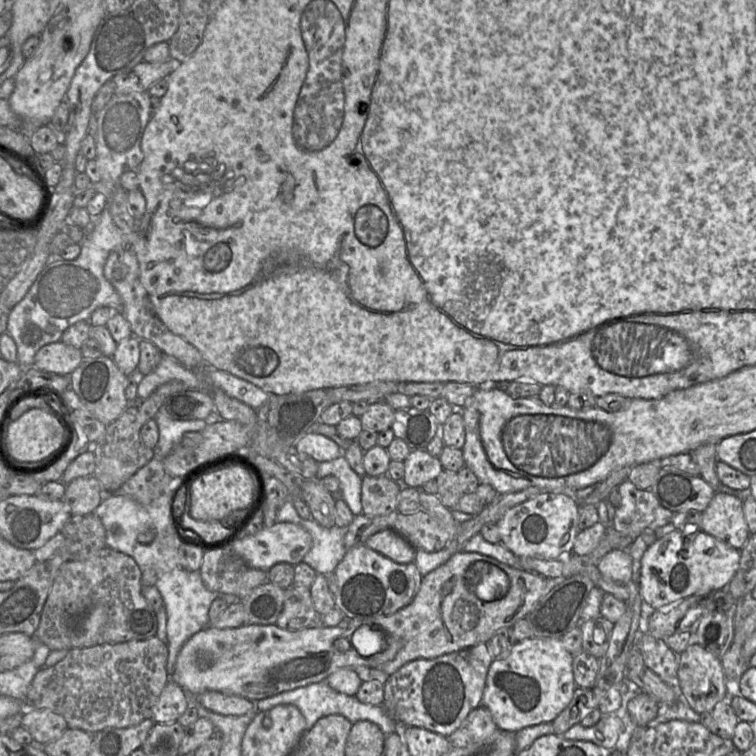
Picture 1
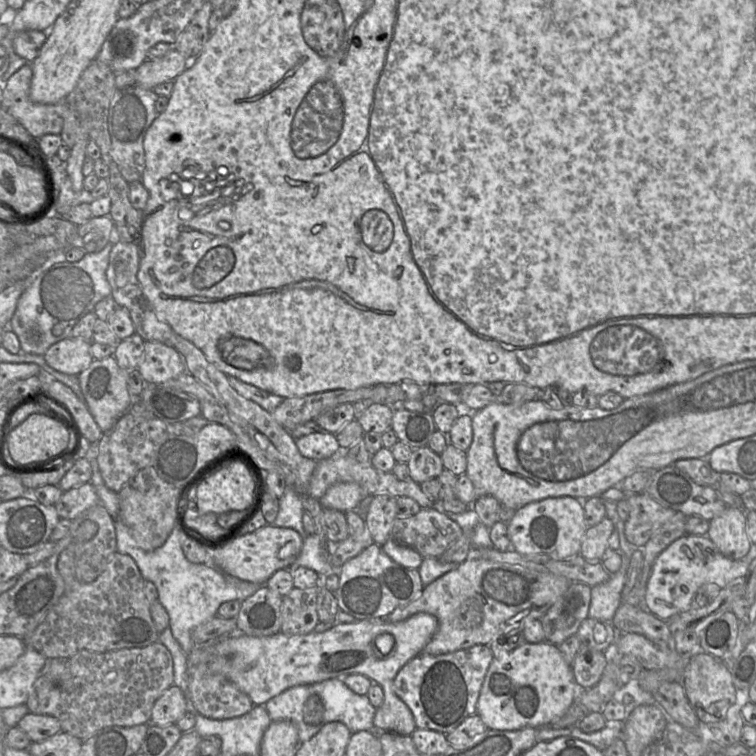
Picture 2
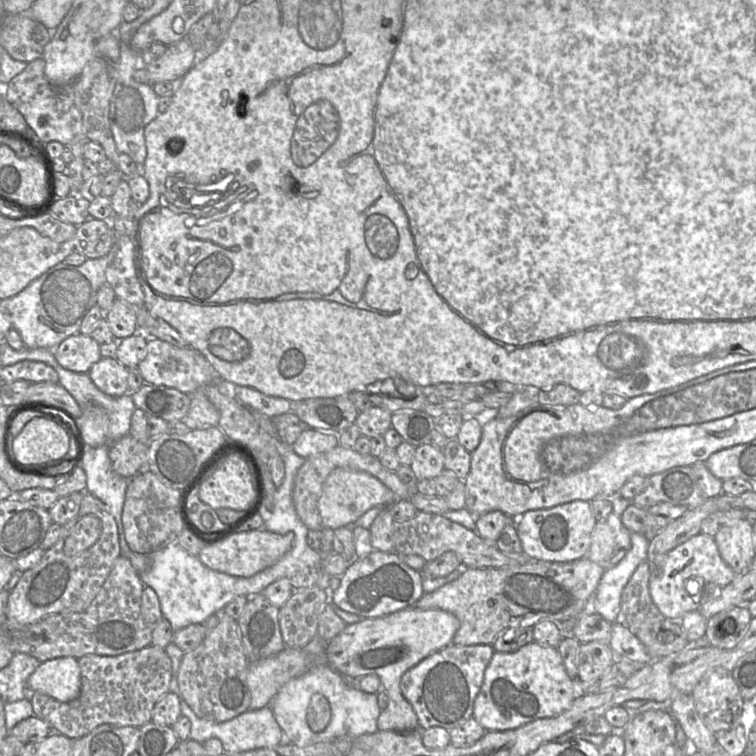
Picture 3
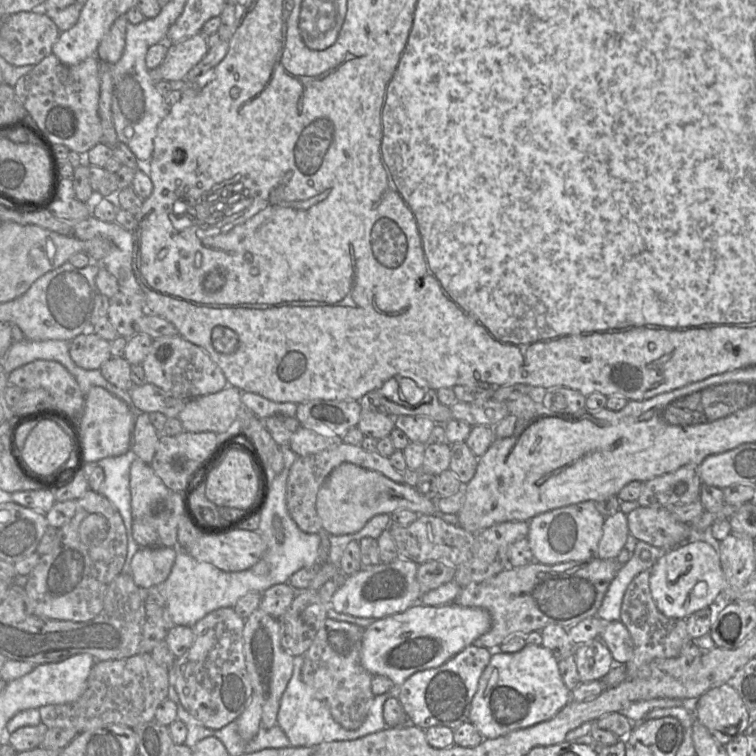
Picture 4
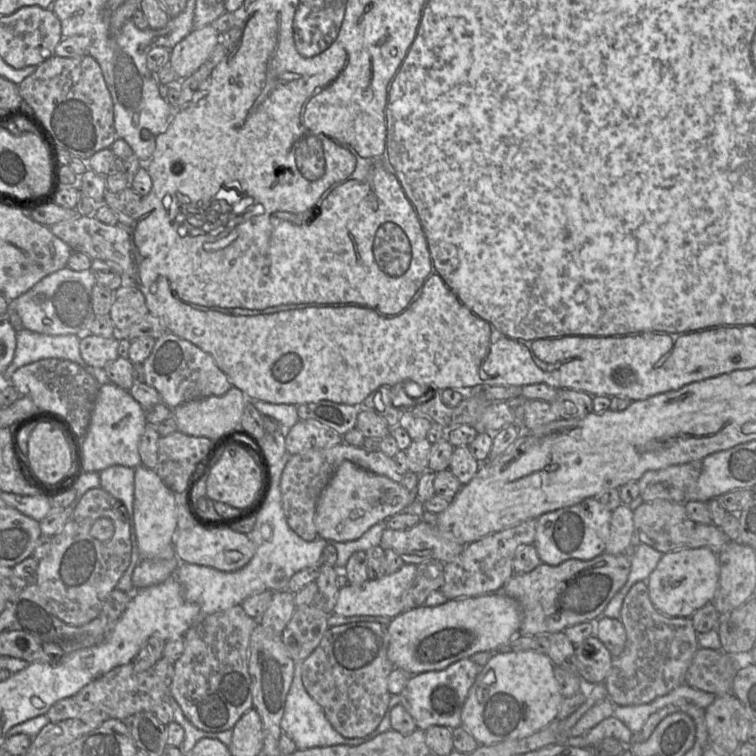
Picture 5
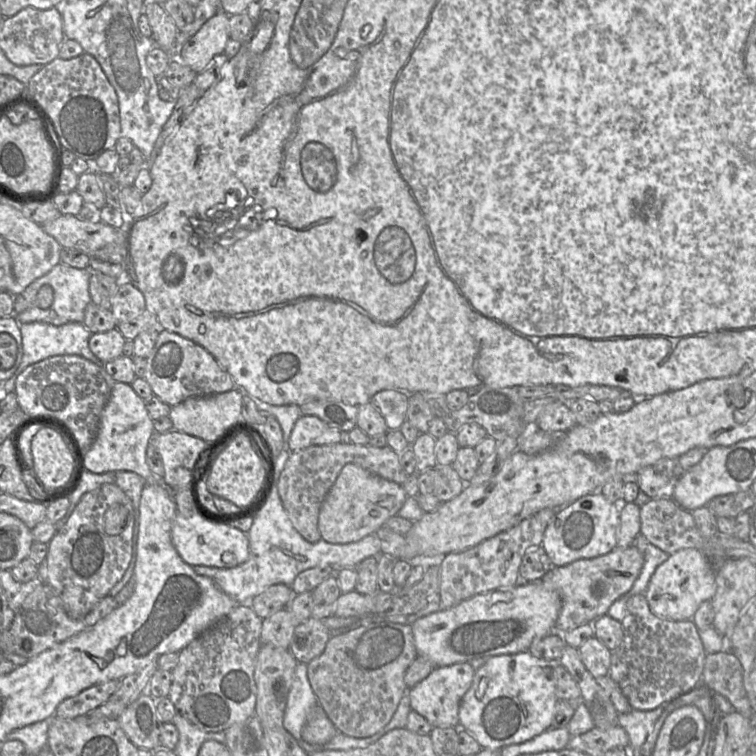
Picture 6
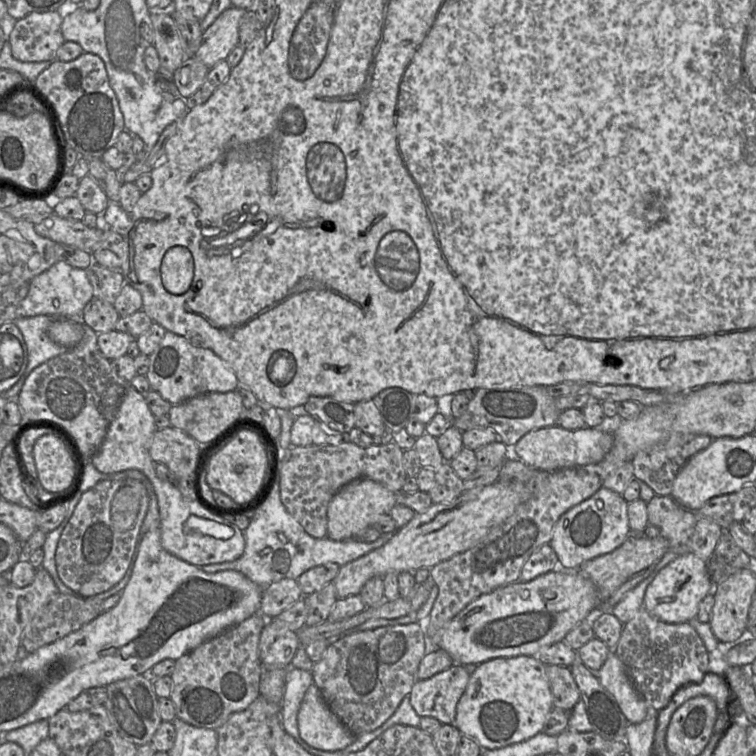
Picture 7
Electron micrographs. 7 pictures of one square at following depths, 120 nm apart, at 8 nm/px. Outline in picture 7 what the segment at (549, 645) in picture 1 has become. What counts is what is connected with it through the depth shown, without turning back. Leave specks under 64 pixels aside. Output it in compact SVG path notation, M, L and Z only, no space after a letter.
M534 656L495 658L479 664L470 675L466 690L458 702L454 725L462 735L474 739L482 750L494 750L519 743L542 732L554 708L546 666Z

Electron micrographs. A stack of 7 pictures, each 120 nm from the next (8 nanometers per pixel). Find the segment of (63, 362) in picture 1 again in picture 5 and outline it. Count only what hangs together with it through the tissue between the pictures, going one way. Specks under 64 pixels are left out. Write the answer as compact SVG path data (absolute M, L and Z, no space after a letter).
M91 333L78 335L80 337L80 354L86 364L92 367L104 368L119 357L119 334L112 337L102 337Z

